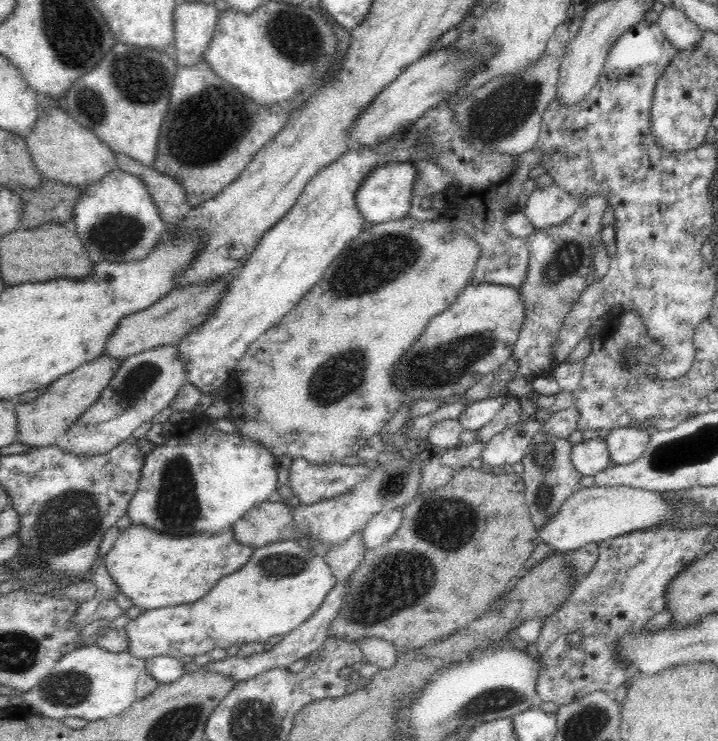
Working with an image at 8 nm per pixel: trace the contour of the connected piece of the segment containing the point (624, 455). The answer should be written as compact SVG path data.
M634 427L610 429L606 436L606 447L612 465L631 464L644 454L650 435Z

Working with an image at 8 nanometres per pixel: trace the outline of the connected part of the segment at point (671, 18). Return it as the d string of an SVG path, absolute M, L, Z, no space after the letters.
M672 3L662 6L656 22L677 50L692 48L694 42L700 40L700 29L697 24Z

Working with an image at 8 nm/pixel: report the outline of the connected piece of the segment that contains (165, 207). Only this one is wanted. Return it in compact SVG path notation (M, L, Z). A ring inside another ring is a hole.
M115 153L115 157L120 170L137 176L145 184L166 226L175 225L188 214L192 206L187 203L185 188L175 178L125 154Z

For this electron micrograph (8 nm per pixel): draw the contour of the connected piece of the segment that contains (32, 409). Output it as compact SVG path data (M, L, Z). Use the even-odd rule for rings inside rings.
M108 356L97 357L50 383L48 390L40 394L36 400L15 401L16 438L14 438L14 443L29 447L54 445L58 438L71 427L71 424L76 422L76 418L92 407L122 362L123 360L115 360Z

